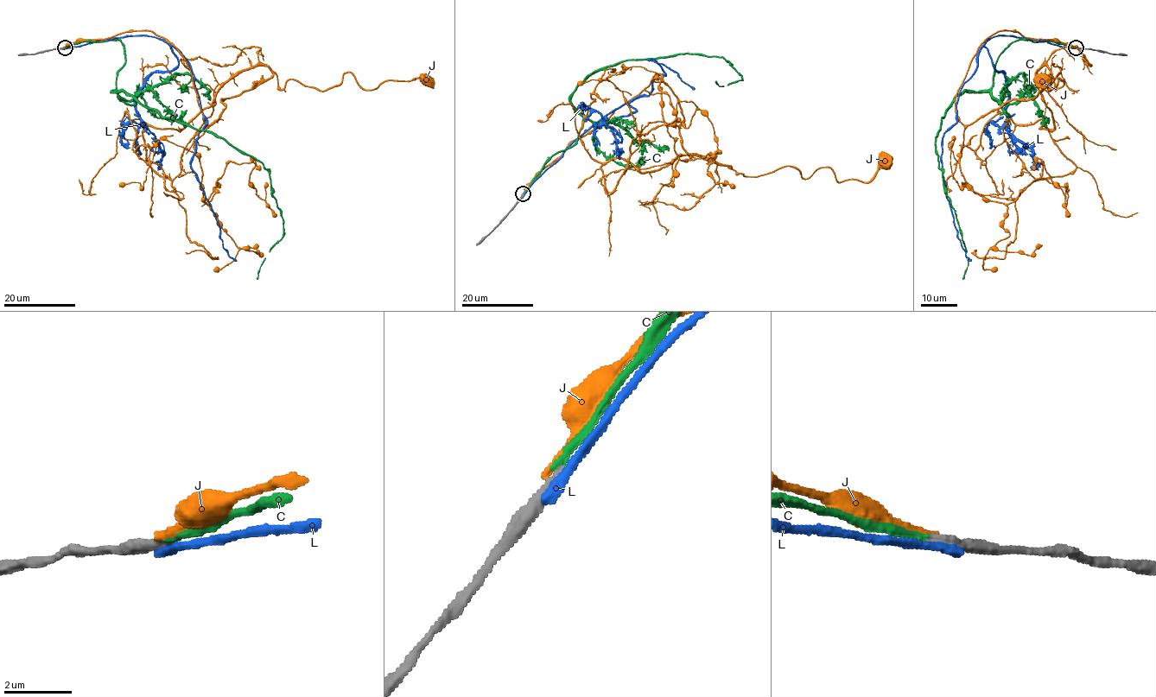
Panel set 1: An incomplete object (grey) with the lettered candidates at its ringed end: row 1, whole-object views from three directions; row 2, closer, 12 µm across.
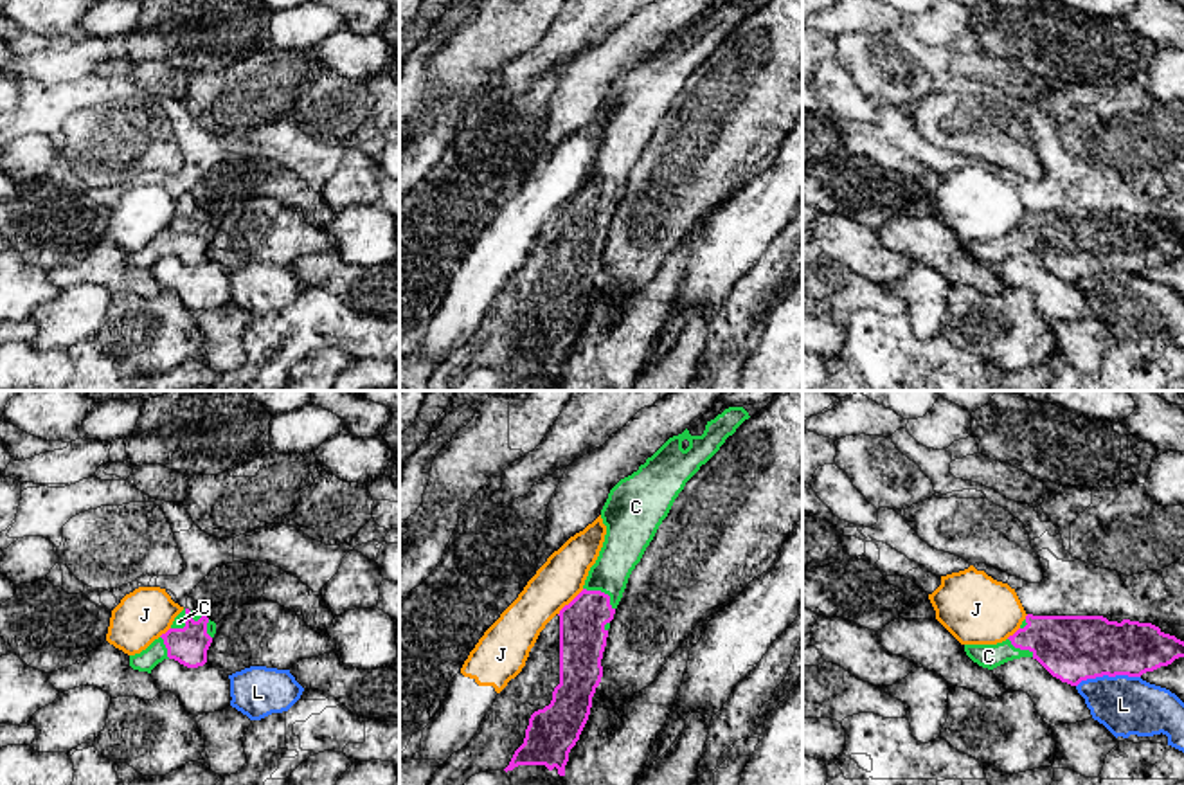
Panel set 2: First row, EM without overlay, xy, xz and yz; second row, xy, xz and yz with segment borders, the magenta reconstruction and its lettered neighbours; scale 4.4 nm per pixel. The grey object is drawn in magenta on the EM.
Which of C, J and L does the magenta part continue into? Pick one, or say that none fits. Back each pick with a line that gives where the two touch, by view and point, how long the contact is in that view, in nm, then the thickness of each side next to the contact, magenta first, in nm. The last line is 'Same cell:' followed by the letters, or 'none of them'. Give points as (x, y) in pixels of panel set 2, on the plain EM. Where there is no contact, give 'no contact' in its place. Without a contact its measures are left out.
C: contact xz (603, 189); length 170 nm; calibres 200 and 190 nm
Same cell: C

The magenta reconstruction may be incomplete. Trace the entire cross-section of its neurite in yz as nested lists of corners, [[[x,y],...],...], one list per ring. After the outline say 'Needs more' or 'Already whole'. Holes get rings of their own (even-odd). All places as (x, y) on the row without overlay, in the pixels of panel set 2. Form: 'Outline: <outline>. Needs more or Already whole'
Outline: [[[1027,211],[1020,225],[997,241],[964,241],[966,252],[982,265],[993,266],[1020,254],[1036,256],[1053,274],[1078,283],[1096,274],[1141,274],[1184,254],[1184,238],[1164,230],[1152,220],[1123,216],[1108,218],[1103,212],[1033,212]]]. Needs more

